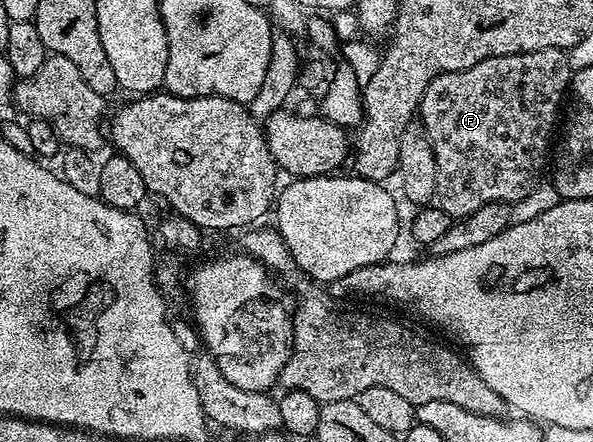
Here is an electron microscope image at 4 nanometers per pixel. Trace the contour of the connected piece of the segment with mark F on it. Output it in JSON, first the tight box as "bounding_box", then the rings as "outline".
{"bounding_box":[419,48,570,221],"outline":[[[559,48],[492,56],[467,70],[439,74],[439,78],[432,80],[421,99],[419,120],[425,126],[437,159],[439,207],[459,221],[491,202],[512,206],[516,200],[527,198],[542,183],[541,171],[544,168],[546,171],[551,156],[553,127],[561,112],[561,99],[564,96],[566,99],[570,88],[569,58]]]}

